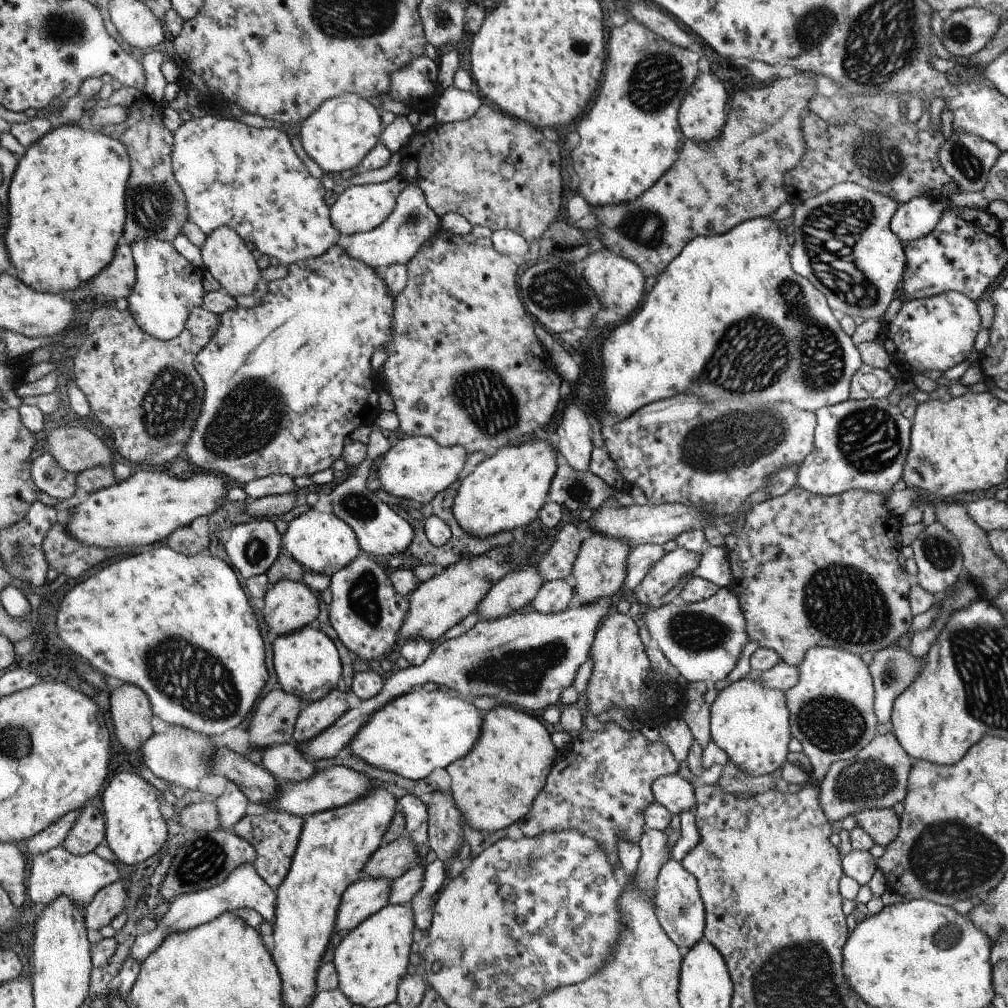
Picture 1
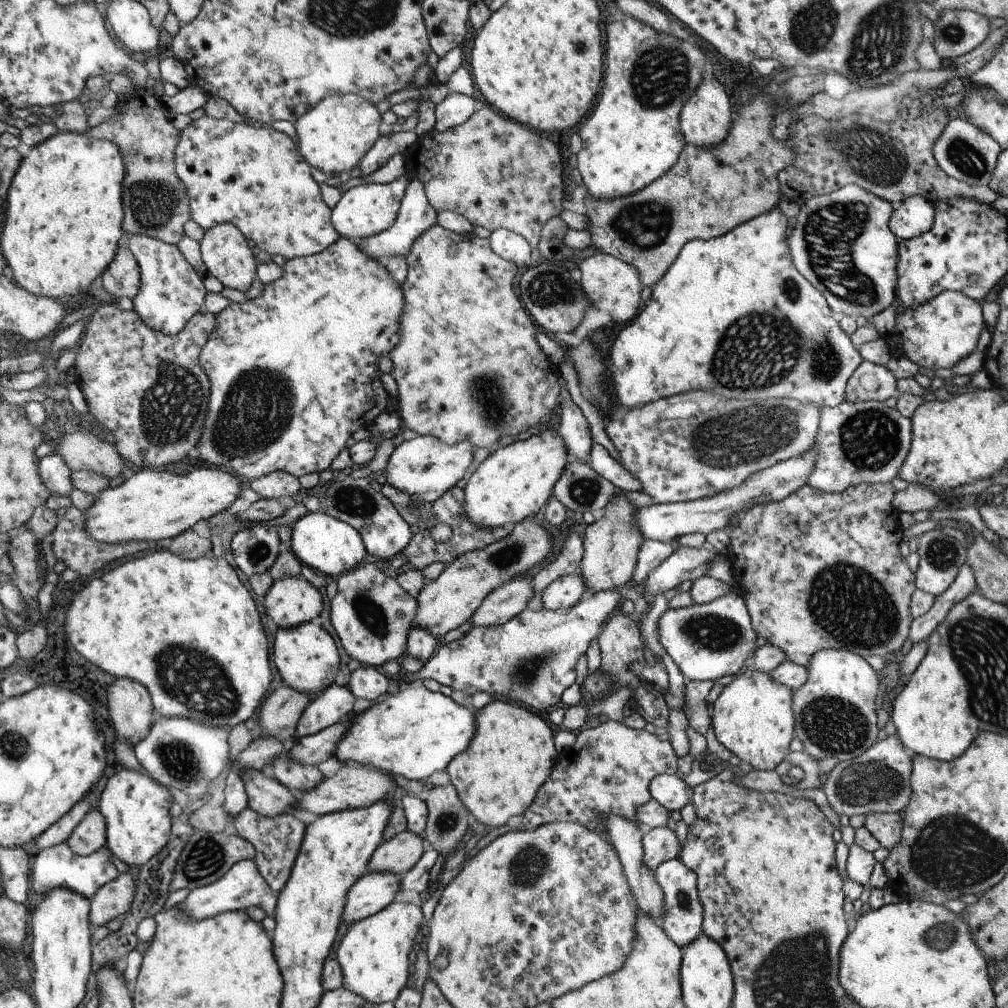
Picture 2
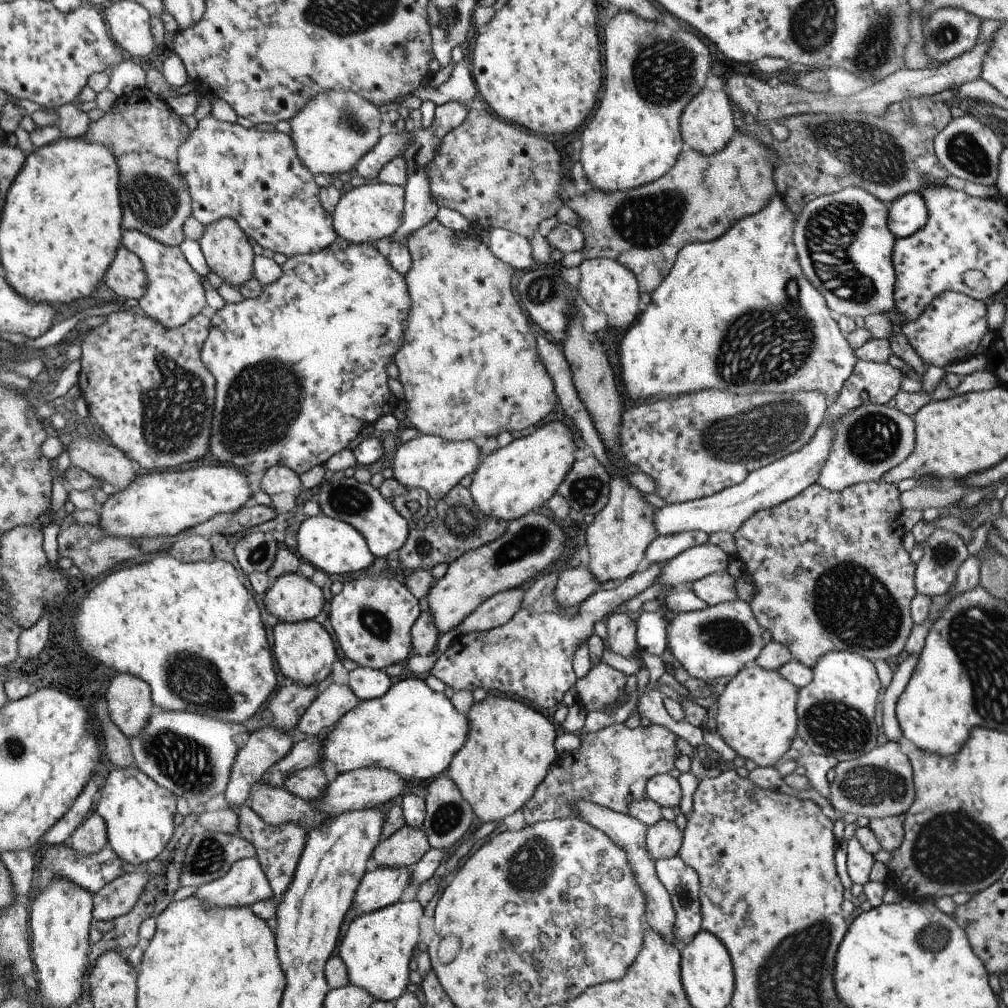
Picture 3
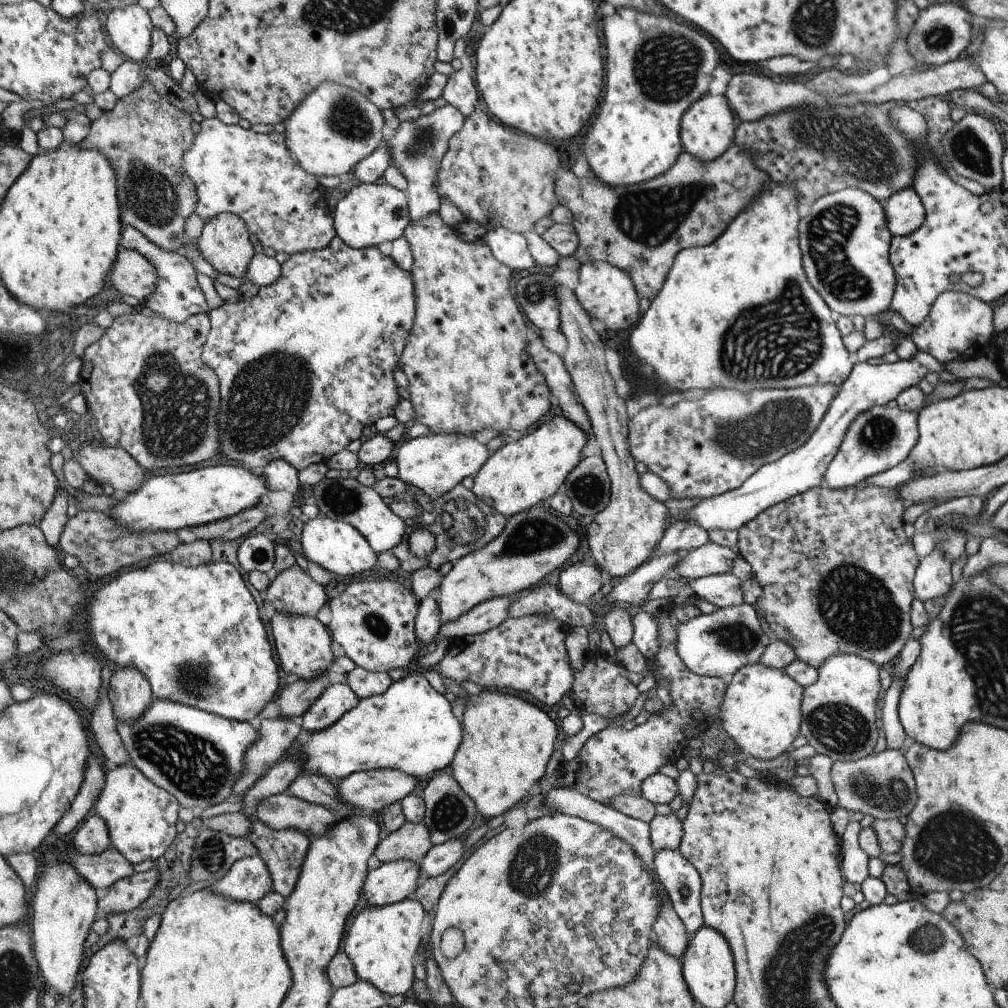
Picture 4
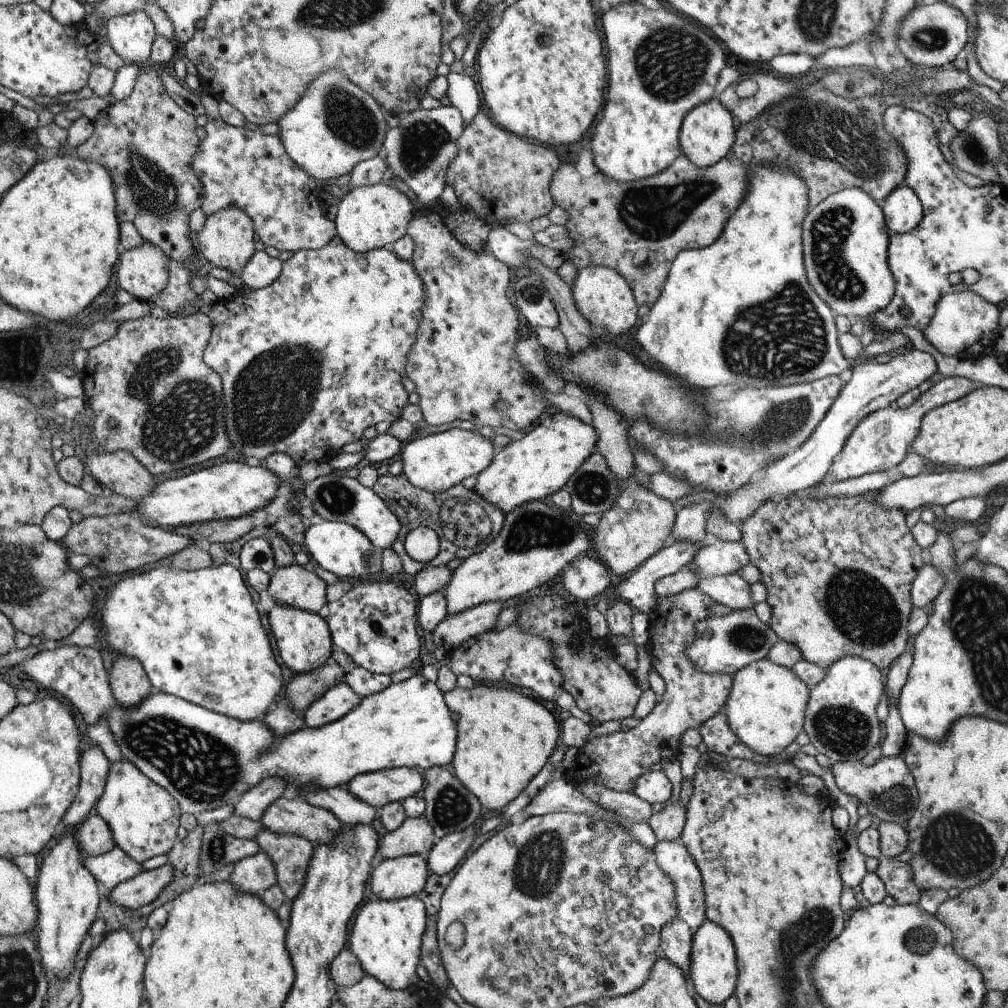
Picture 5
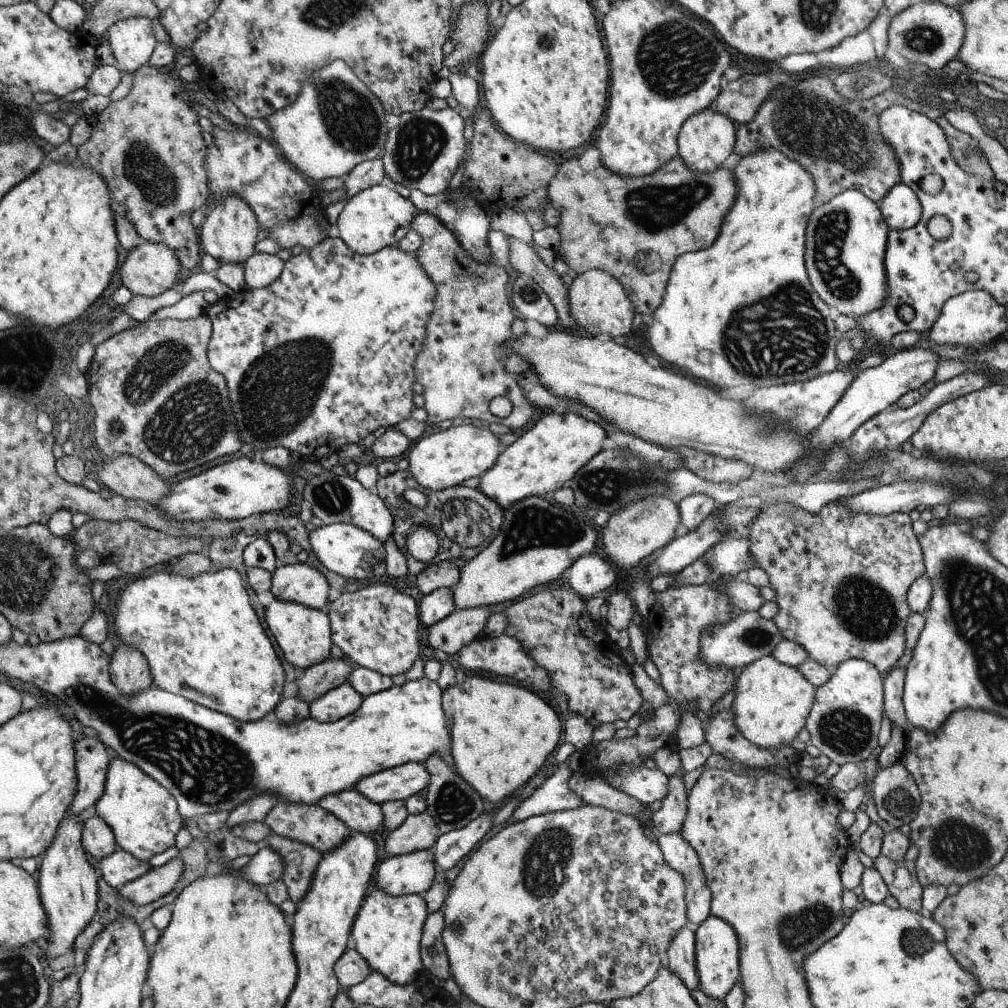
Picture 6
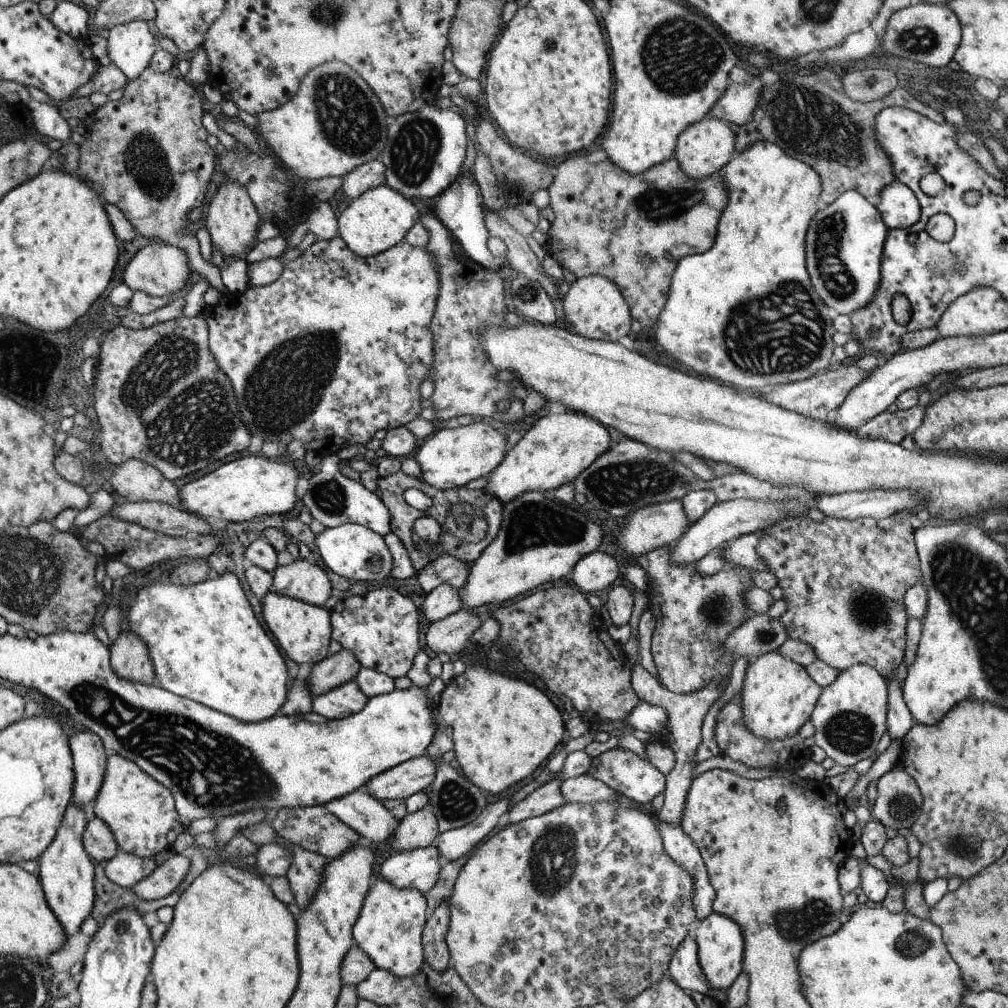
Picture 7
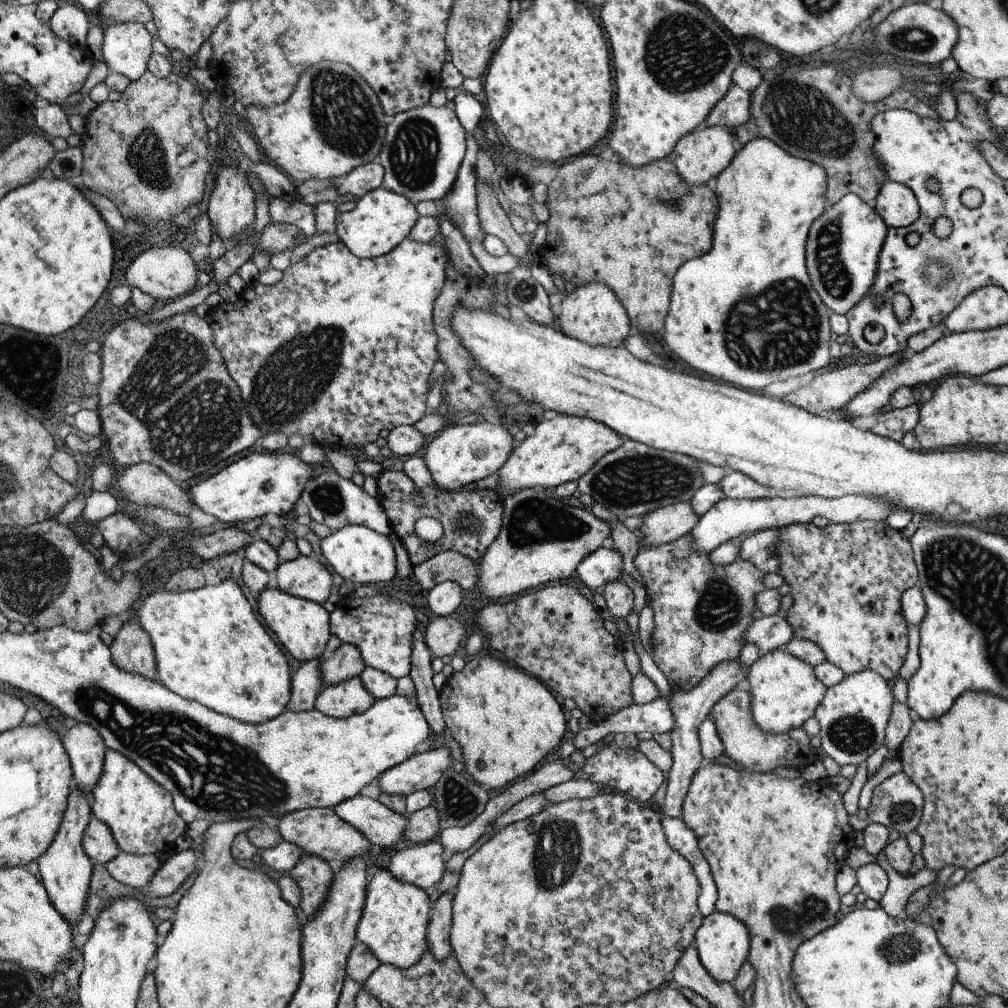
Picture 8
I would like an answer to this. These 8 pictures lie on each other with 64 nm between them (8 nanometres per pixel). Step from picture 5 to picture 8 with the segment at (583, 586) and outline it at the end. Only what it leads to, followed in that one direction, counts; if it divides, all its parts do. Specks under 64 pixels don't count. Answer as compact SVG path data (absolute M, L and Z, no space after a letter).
M612 547L597 548L577 566L576 576L589 589L600 588L603 584L621 578L623 573L621 553Z

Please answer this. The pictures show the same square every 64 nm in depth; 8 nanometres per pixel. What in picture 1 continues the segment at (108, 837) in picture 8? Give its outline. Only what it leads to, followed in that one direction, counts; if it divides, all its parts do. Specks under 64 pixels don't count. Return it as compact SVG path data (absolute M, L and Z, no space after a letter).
M84 806L62 845L75 855L85 855L92 853L102 840L104 840L102 812L94 806Z

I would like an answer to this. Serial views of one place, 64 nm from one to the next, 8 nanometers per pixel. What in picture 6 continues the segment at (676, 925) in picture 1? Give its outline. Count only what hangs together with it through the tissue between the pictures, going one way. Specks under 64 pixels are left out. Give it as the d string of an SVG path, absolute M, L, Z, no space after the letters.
M681 832L658 834L657 841L665 861L685 878L689 925L696 928L711 915L712 900L698 853Z

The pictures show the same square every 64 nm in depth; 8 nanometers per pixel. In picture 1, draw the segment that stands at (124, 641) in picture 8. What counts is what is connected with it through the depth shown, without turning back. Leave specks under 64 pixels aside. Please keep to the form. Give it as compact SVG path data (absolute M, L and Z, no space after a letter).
M113 683L110 694L110 716L118 742L131 754L138 757L138 750L152 734L152 709L148 697L139 686L130 683Z

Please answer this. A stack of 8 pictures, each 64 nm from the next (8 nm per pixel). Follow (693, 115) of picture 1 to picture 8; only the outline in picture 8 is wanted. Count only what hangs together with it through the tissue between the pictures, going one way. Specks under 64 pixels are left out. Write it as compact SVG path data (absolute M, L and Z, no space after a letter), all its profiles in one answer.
M702 126L701 130L695 130L683 136L678 144L674 147L669 158L674 163L675 169L678 171L679 177L690 186L700 186L711 184L718 174L722 172L732 162L734 155L737 153L735 148L735 136L731 130L724 127L706 127Z

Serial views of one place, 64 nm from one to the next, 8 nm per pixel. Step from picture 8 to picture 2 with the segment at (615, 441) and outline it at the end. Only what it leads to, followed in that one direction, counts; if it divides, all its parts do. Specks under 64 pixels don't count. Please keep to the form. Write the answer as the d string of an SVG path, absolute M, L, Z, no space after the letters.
M555 429L527 435L504 447L497 447L490 456L463 481L468 520L479 527L513 526L538 514L553 496L553 490L566 468L568 451L564 439Z

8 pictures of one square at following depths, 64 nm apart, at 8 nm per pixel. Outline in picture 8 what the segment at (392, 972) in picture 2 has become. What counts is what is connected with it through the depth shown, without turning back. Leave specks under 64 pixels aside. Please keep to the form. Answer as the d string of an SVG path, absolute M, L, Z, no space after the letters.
M378 869L368 882L365 914L358 925L358 940L363 942L384 964L406 970L429 948L427 928L430 897L415 884L397 879L388 869Z

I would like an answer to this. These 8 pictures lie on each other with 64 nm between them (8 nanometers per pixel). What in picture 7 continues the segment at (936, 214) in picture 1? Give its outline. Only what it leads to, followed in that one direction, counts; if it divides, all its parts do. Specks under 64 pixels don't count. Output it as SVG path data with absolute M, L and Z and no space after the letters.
M894 179L880 193L876 206L889 229L905 229L921 217L921 206L908 185Z

